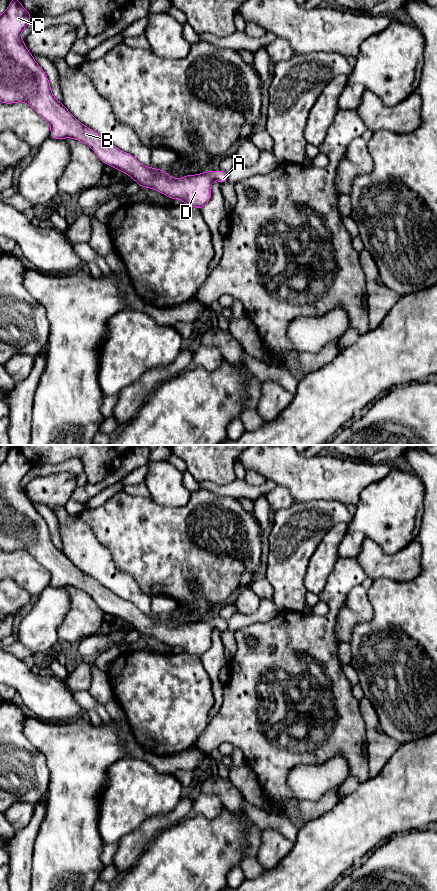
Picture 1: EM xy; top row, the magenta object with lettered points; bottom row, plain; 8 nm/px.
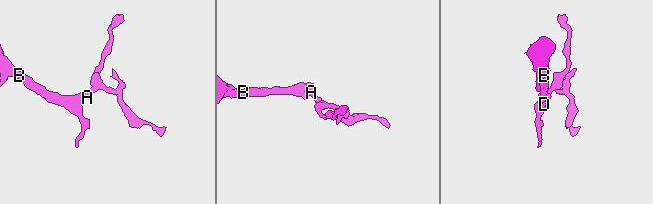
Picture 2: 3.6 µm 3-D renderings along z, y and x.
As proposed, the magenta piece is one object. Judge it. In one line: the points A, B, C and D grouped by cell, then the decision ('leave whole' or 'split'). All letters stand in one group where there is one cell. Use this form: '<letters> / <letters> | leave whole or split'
A B C D | leave whole

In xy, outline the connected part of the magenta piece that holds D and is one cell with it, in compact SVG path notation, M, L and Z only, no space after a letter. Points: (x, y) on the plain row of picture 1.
M16 445L0 463L0 550L30 553L50 573L51 586L76 587L88 593L101 610L128 622L142 636L154 637L172 648L181 647L183 652L201 658L211 647L213 629L227 630L228 621L208 618L174 627L162 617L144 614L83 573L55 547L46 521L20 485L31 466Z

